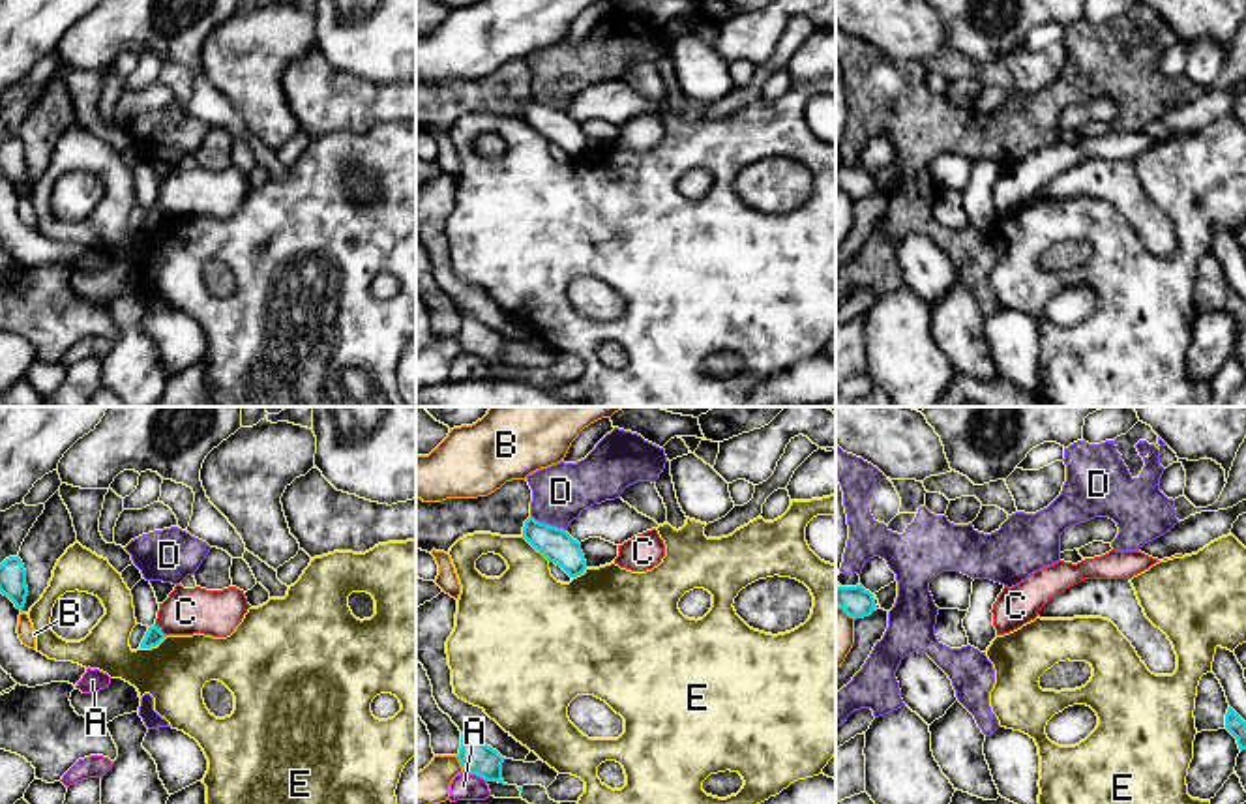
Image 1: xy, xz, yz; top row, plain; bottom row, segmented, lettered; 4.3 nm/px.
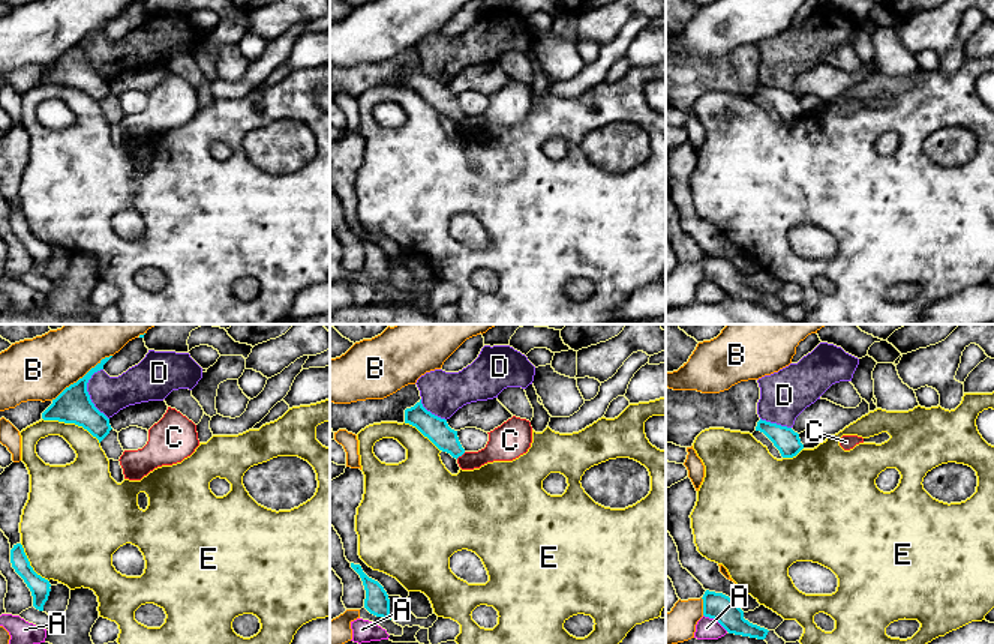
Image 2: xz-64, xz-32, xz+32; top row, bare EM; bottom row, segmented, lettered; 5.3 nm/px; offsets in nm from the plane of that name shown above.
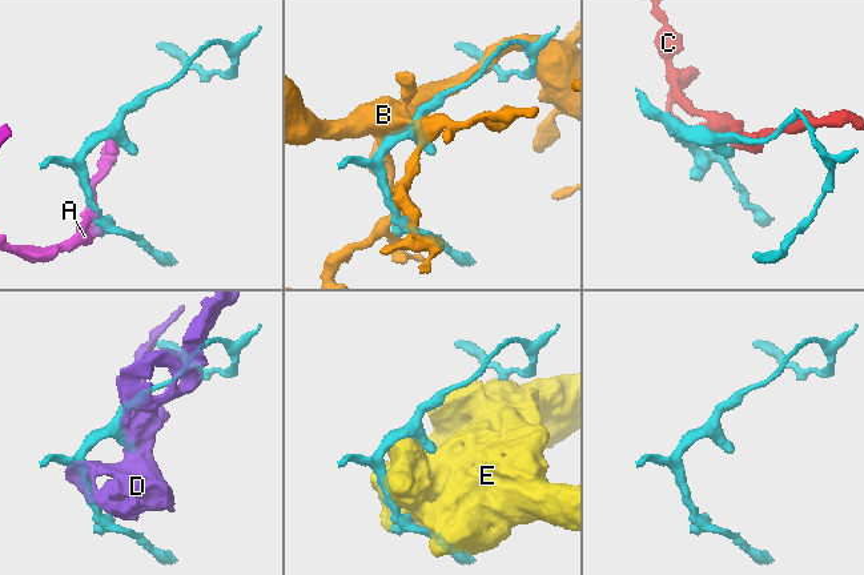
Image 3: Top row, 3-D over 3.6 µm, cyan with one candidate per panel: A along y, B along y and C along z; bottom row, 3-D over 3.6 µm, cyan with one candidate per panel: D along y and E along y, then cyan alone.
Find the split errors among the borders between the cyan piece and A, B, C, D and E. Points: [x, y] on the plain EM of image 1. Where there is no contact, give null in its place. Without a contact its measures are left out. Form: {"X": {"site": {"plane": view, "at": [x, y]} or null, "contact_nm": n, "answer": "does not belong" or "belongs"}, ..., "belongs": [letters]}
{"A": {"site": {"plane": "xz", "at": [474, 353]}, "contact_nm": 120, "answer": "does not belong"}, "B": {"site": {"plane": "xz", "at": [459, 342]}, "contact_nm": 80, "answer": "does not belong"}, "C": {"site": {"plane": "xy", "at": [160, 208]}, "contact_nm": 70, "answer": "does not belong"}, "D": {"site": {"plane": "xz", "at": [548, 105]}, "contact_nm": 170, "answer": "does not belong"}, "E": {"site": {"plane": "xz", "at": [536, 130]}, "contact_nm": 170, "answer": "does not belong"}, "belongs": []}

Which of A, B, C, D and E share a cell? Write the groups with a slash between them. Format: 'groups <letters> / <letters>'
groups A / B / C / D / E

